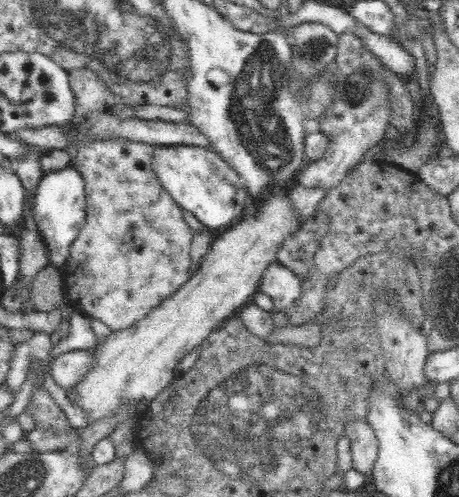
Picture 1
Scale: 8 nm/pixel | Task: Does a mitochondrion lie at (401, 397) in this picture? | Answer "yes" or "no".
no

